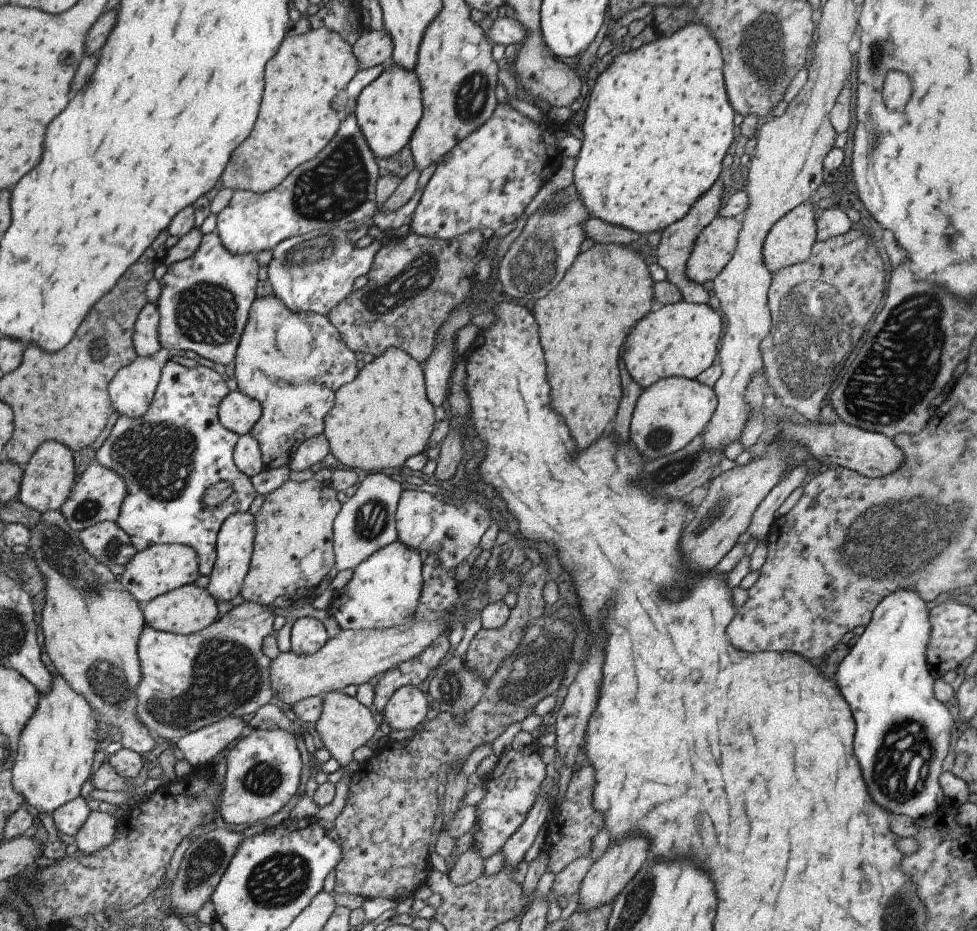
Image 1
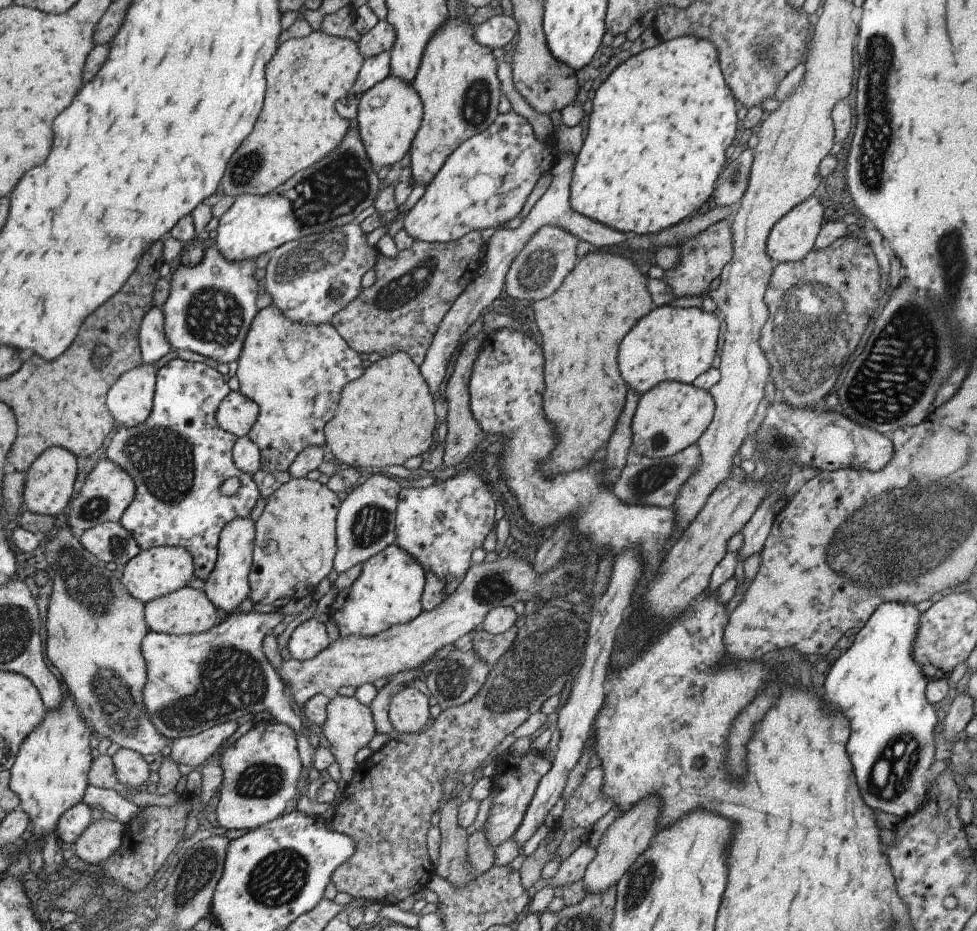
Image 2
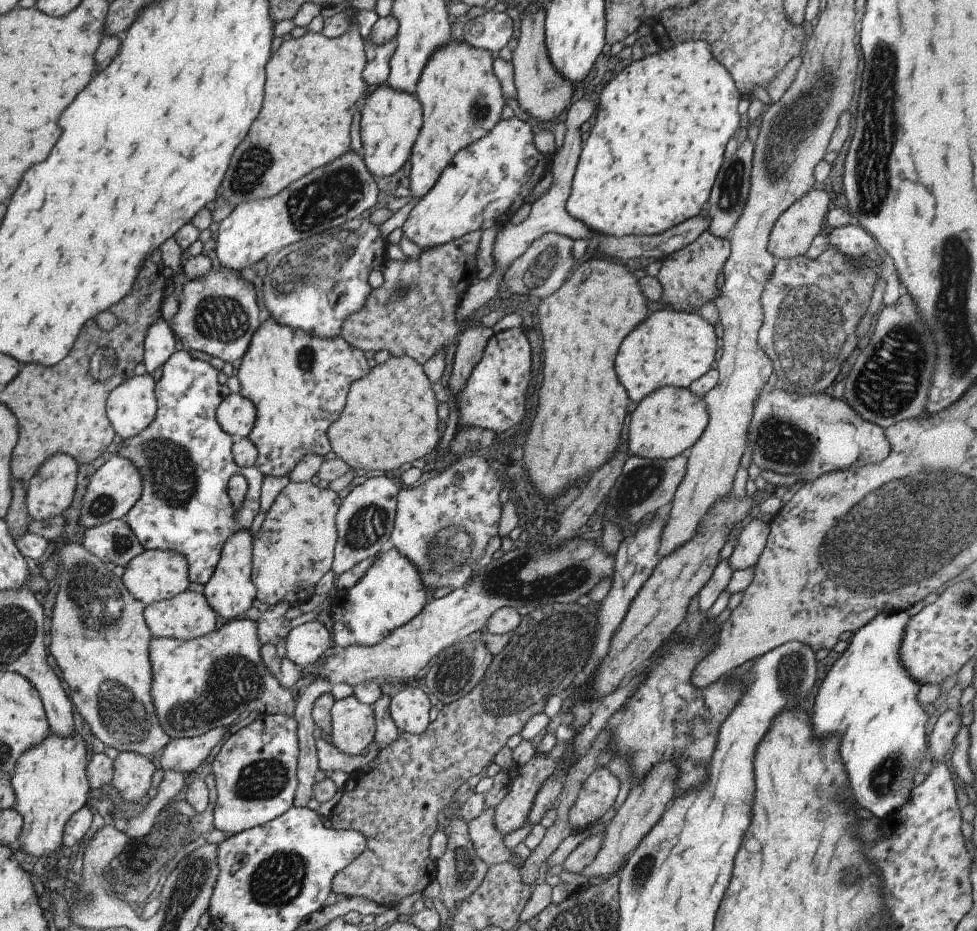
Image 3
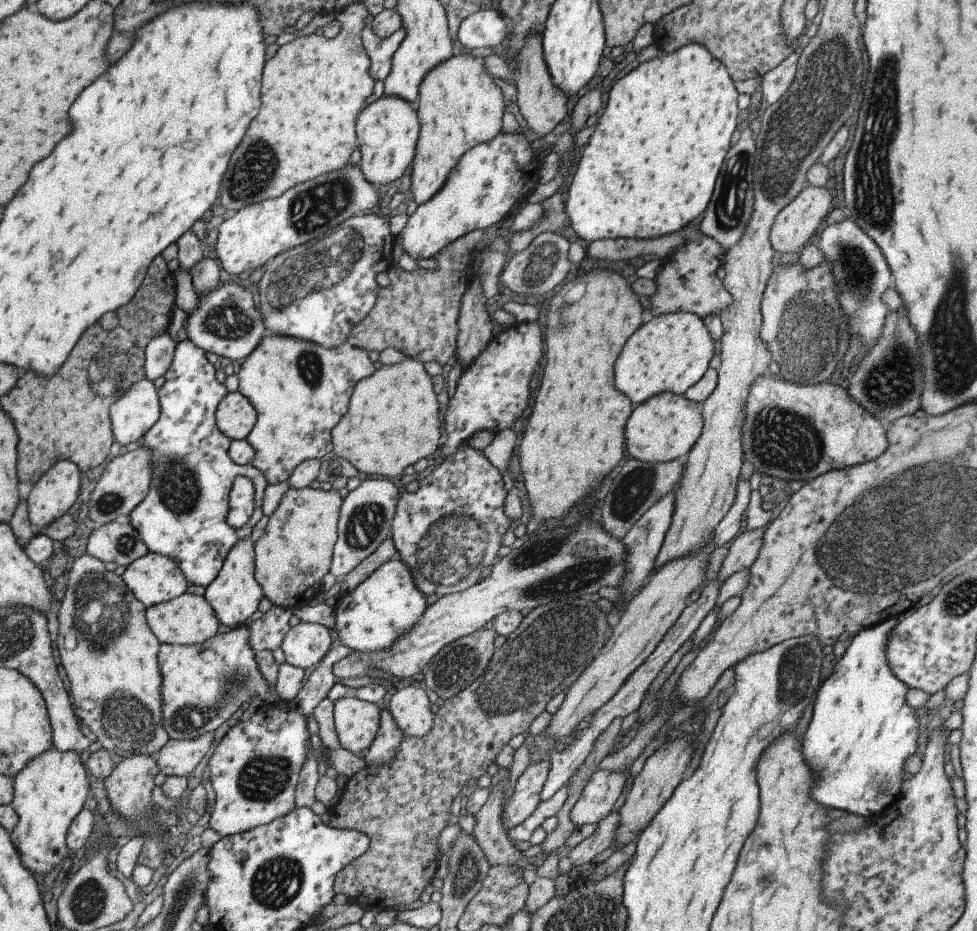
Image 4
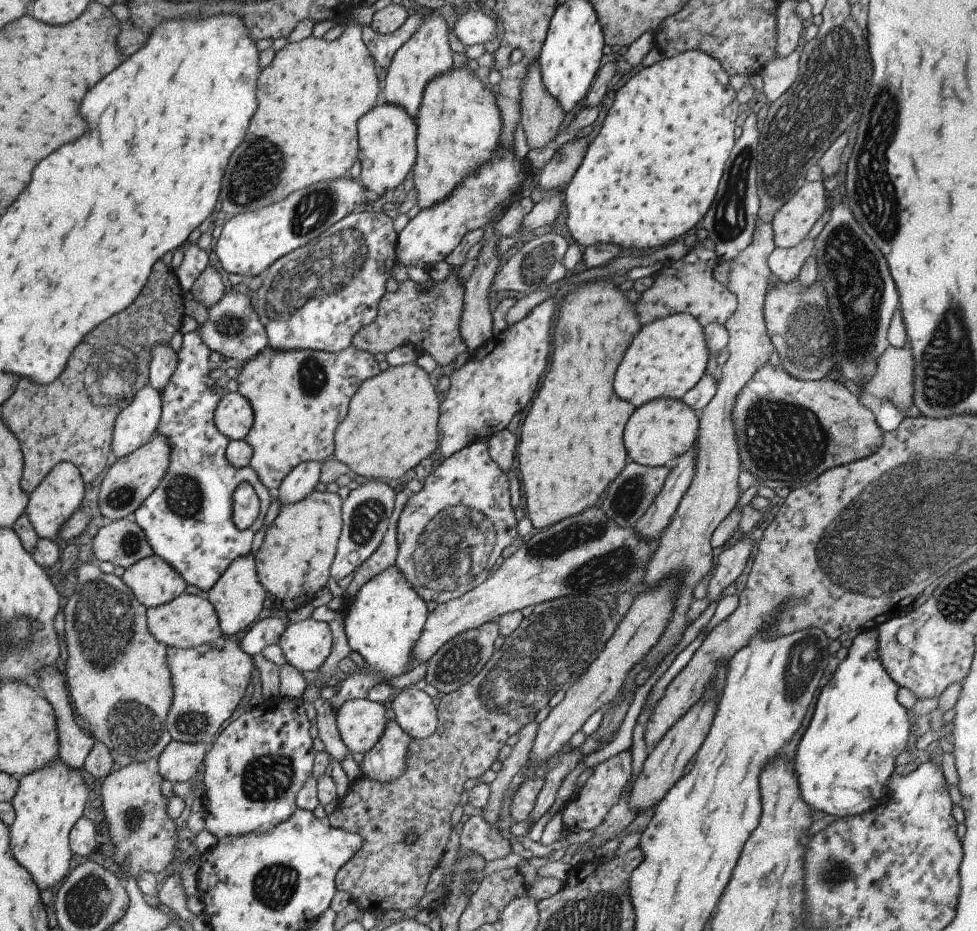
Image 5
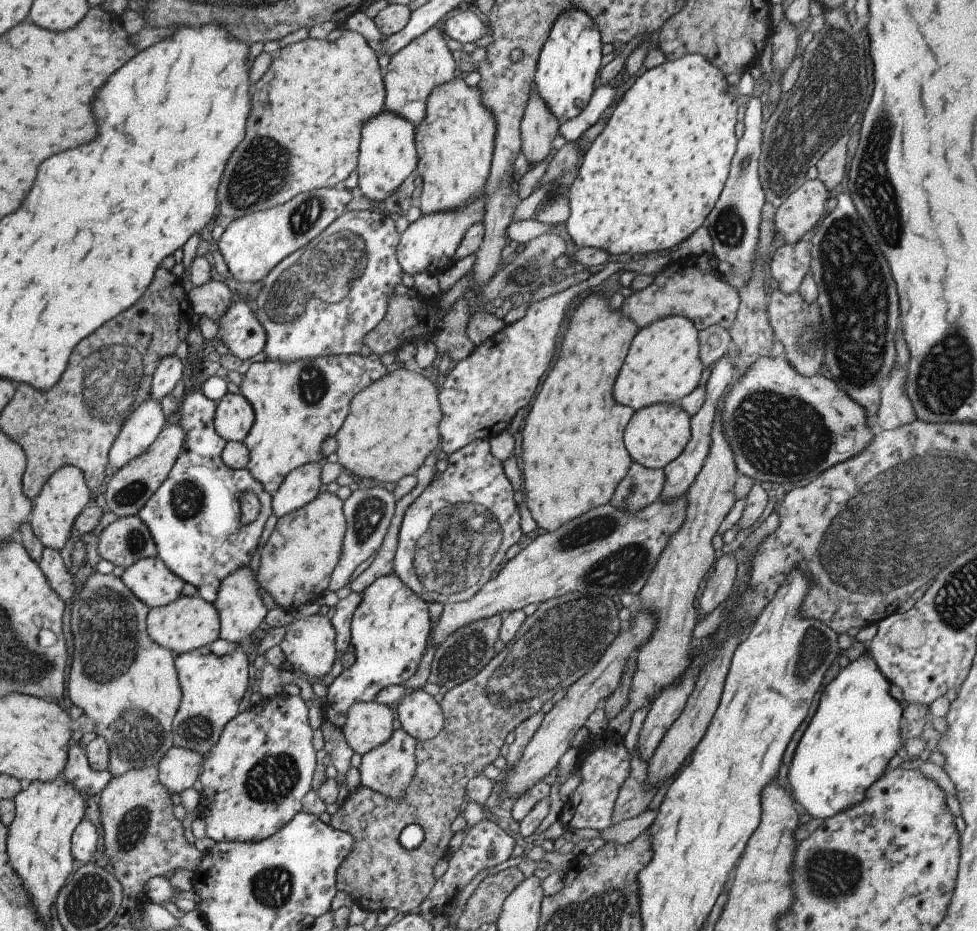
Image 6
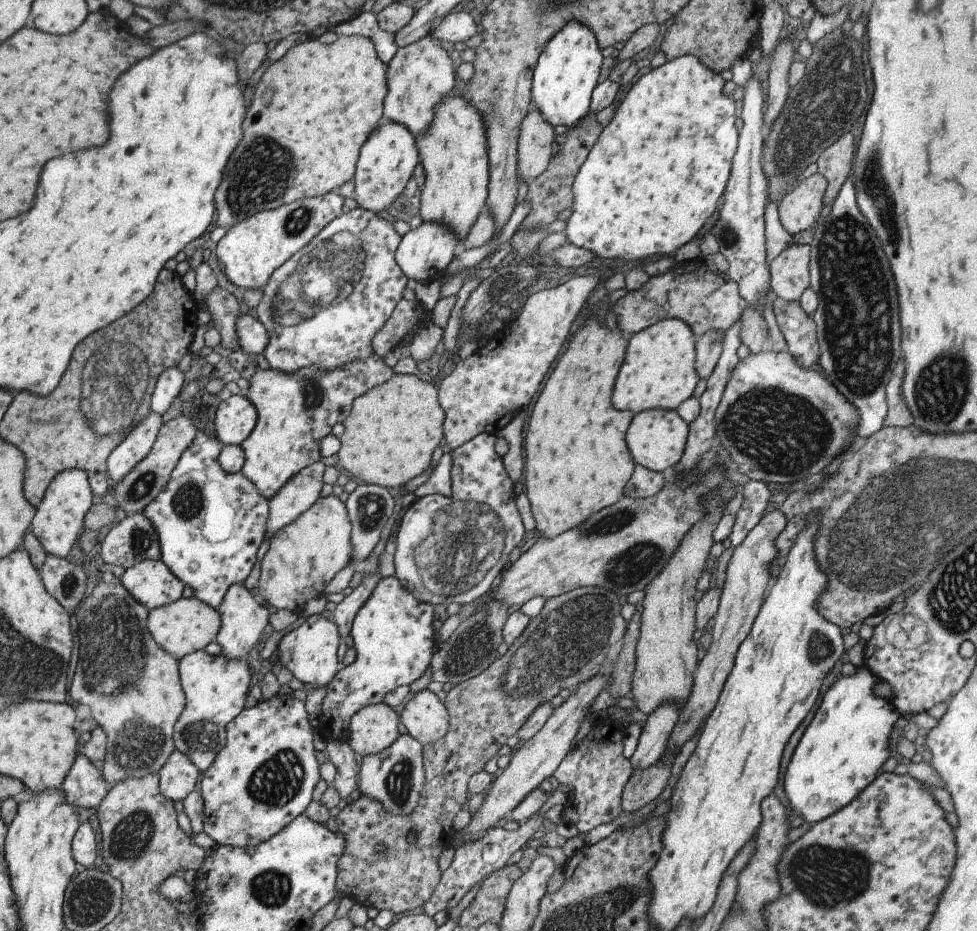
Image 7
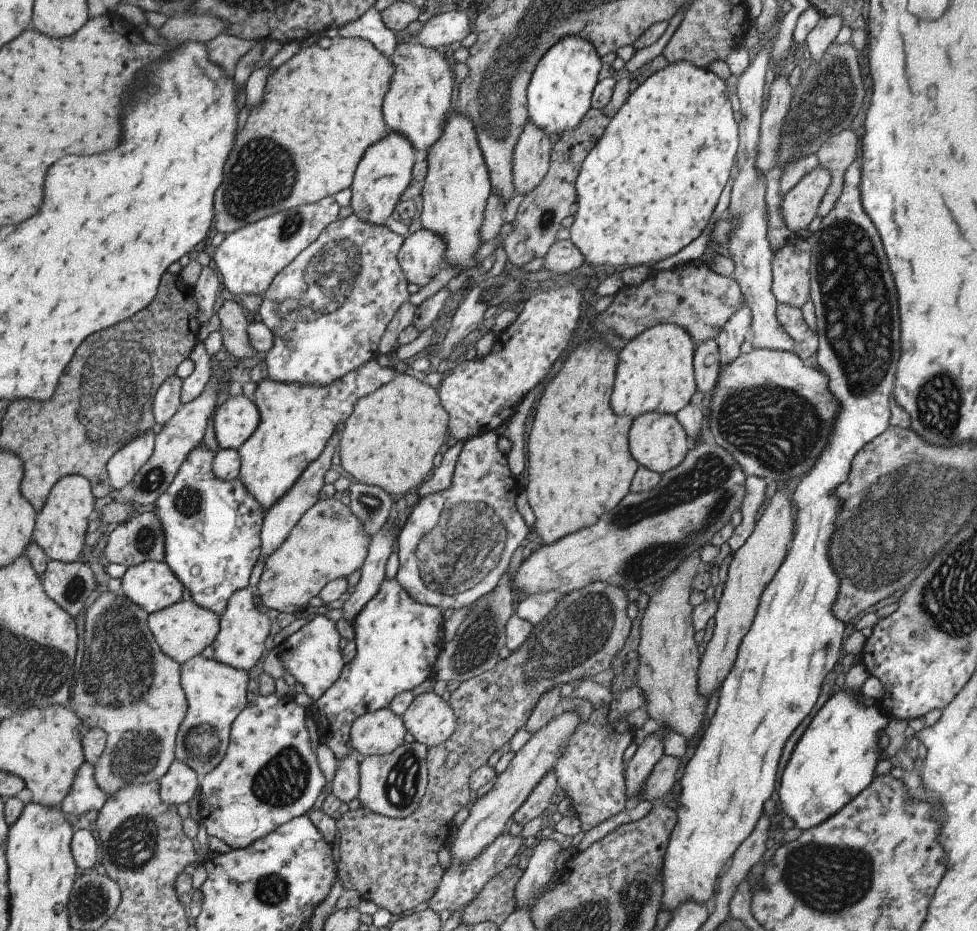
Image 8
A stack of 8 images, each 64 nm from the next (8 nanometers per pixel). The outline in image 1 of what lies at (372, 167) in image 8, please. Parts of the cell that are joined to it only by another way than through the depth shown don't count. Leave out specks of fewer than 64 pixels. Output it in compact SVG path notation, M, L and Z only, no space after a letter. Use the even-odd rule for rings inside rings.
M394 62L384 64L383 73L362 90L356 101L358 126L376 160L390 158L408 144L423 114L418 75Z

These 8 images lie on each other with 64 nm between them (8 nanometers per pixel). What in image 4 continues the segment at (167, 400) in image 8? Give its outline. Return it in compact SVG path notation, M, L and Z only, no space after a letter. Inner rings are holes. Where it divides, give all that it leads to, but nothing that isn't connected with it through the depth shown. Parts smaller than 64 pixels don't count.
M168 331L153 336L145 346L145 376L152 382L164 375L174 358L177 344Z

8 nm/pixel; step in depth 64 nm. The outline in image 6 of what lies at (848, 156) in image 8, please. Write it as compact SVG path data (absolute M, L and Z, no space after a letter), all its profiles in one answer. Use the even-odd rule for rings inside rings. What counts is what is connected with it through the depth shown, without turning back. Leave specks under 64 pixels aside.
M846 134L827 150L815 164L820 179L830 194L839 191L839 185L846 174L846 152L848 152L849 135Z

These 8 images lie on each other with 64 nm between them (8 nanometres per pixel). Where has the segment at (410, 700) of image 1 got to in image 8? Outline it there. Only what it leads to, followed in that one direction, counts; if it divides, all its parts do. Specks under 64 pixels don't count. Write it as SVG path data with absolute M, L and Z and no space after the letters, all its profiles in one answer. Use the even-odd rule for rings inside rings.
M434 691L415 696L401 717L407 732L427 747L447 741L457 725L453 708Z

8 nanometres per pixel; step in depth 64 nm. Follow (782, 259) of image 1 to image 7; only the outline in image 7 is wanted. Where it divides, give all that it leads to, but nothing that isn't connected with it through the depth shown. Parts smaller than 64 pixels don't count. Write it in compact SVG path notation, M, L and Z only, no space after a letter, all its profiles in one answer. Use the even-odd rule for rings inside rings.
M820 172L800 182L779 202L779 219L792 236L814 227L821 219L828 183Z

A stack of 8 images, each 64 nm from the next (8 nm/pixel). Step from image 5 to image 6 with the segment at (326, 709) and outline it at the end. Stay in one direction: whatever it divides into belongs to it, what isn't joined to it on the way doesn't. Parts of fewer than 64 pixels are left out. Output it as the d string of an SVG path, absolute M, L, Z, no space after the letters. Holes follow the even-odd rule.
M324 713L322 714L322 721L321 730L325 742L324 749L330 755L330 764L336 767L338 779L345 781L347 770L350 768L353 750L347 744L341 728L333 725L332 721L326 719Z

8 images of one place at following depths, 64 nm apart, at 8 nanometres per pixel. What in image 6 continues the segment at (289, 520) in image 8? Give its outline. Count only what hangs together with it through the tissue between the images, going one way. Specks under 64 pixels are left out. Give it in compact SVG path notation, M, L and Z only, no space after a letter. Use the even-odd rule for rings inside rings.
M306 463L286 475L278 490L272 494L272 510L279 519L293 510L307 505L320 490L320 463Z

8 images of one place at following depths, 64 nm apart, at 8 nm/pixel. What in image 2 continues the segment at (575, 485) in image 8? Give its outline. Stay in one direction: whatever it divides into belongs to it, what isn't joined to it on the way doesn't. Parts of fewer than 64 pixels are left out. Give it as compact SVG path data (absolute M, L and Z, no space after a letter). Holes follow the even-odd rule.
M588 252L552 296L530 305L529 310L536 312L546 356L544 412L556 424L560 438L552 458L542 468L548 476L586 466L590 456L610 438L626 400L626 384L616 362L618 348L628 330L652 310L646 280L630 258L610 252Z

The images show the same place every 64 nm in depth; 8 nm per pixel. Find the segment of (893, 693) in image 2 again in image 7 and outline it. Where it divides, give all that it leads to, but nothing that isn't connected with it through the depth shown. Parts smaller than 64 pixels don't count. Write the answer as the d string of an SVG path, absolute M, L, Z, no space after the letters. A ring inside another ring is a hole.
M864 662L854 674L842 675L824 694L818 712L806 728L784 776L784 790L792 808L800 810L805 822L820 822L849 805L877 776L878 770L890 757L890 739L900 713L886 697L875 693L879 678Z

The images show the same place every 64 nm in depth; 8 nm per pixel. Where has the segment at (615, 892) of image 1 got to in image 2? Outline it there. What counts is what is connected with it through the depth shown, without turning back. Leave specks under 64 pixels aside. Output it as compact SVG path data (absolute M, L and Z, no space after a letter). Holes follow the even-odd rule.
M654 798L636 806L632 812L619 815L604 833L595 852L595 857L588 865L583 876L585 892L590 895L604 893L610 887L617 886L618 881L630 870L630 864L636 856L642 854L648 846L652 846L652 838L656 836L656 818L660 812L660 800Z

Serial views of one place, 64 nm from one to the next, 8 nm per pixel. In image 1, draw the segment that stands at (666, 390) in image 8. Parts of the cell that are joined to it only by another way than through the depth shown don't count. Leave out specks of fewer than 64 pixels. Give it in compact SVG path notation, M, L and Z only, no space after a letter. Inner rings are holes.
M683 299L663 306L644 316L626 340L626 370L644 388L666 377L697 379L714 364L718 352L722 318L716 310L706 303Z

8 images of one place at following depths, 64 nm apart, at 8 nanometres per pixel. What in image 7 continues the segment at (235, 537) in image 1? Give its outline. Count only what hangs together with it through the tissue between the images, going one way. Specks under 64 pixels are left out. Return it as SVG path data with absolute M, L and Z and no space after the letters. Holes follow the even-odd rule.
M236 583L228 587L218 612L220 613L221 627L216 641L222 647L222 655L232 660L244 659L247 661L248 653L258 643L266 625L269 624L271 613L268 611L268 607L257 598L255 591L249 590L242 583Z

